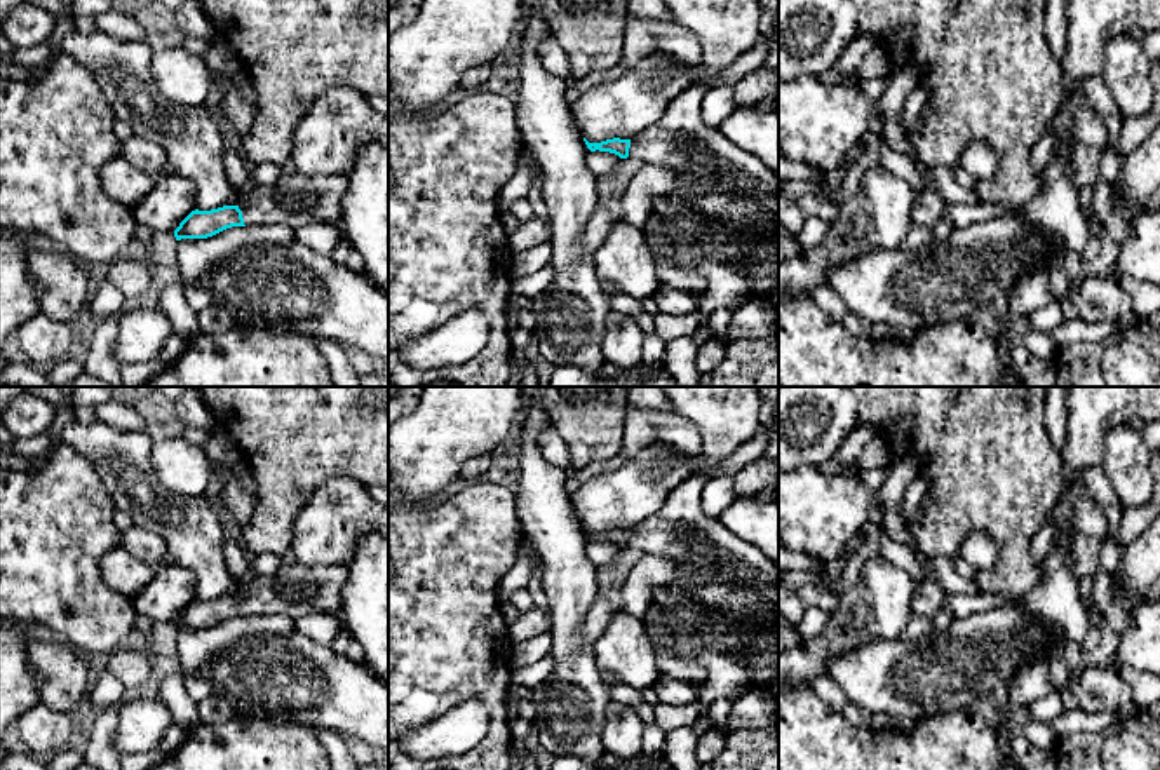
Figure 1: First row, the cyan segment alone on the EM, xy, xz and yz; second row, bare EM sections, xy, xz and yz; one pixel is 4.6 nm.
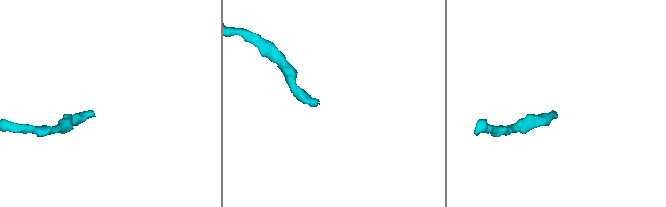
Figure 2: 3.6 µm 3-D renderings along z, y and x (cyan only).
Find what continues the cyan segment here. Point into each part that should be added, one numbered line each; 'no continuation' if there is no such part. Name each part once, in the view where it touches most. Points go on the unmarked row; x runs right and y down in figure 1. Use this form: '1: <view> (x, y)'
1: xy (295, 589)

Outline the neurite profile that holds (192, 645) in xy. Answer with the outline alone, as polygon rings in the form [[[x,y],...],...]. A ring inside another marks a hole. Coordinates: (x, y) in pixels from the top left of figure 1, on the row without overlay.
[[[286,615],[232,617],[207,629],[181,629],[176,638],[176,662],[181,672],[195,672],[221,646],[261,634],[293,632],[294,618]]]

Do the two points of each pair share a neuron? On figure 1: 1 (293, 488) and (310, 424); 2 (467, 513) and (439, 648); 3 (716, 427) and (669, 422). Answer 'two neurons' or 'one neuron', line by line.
1: one neuron
2: one neuron
3: two neurons

